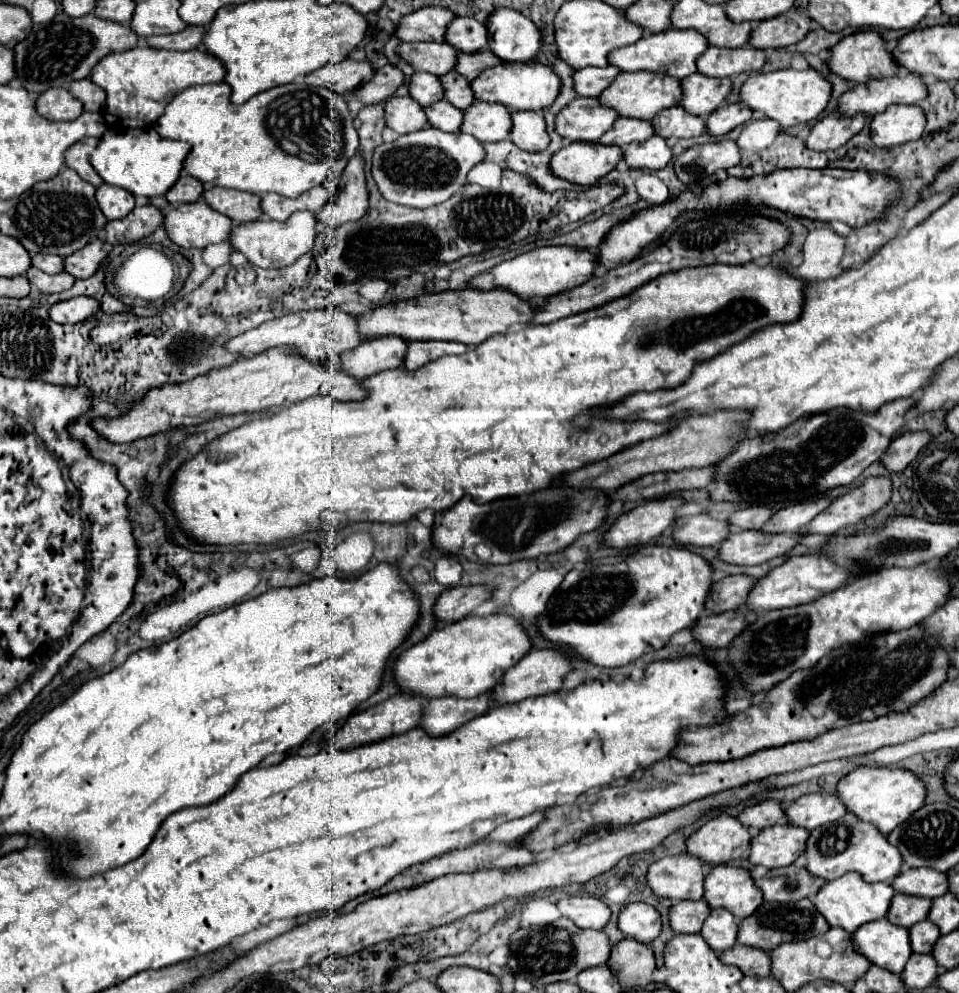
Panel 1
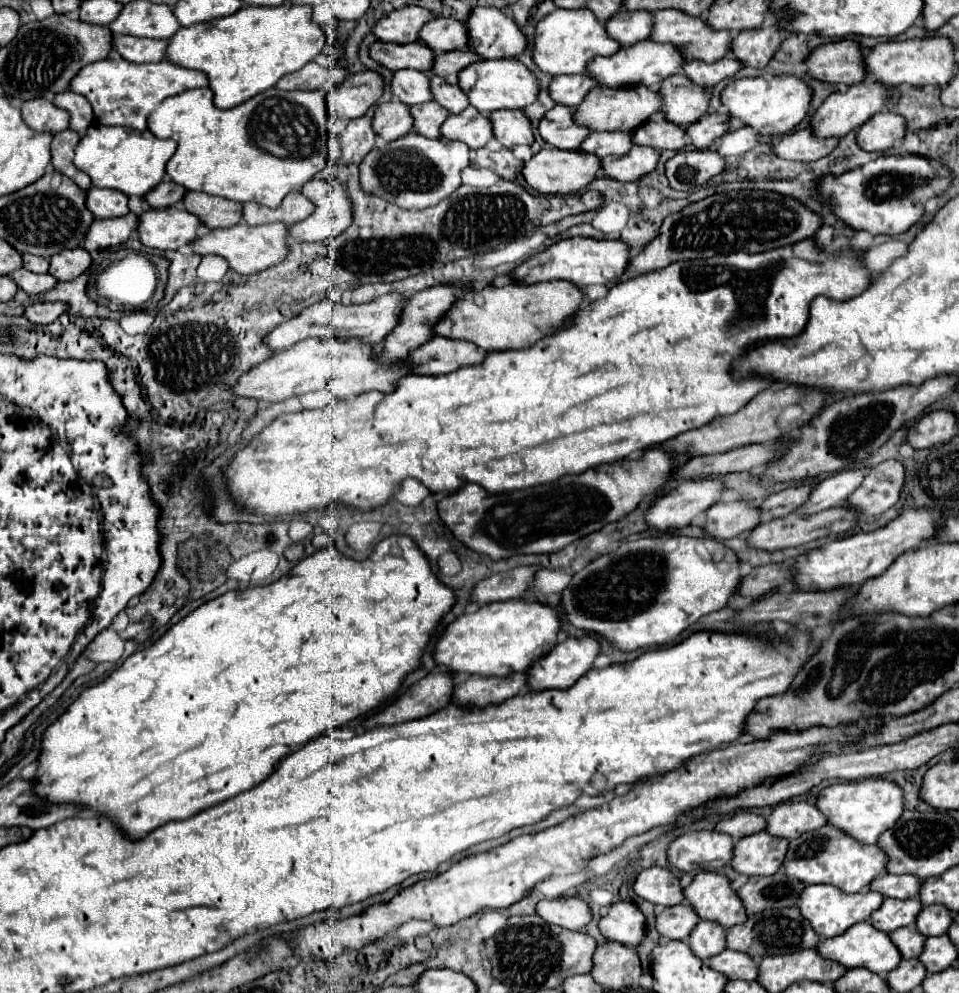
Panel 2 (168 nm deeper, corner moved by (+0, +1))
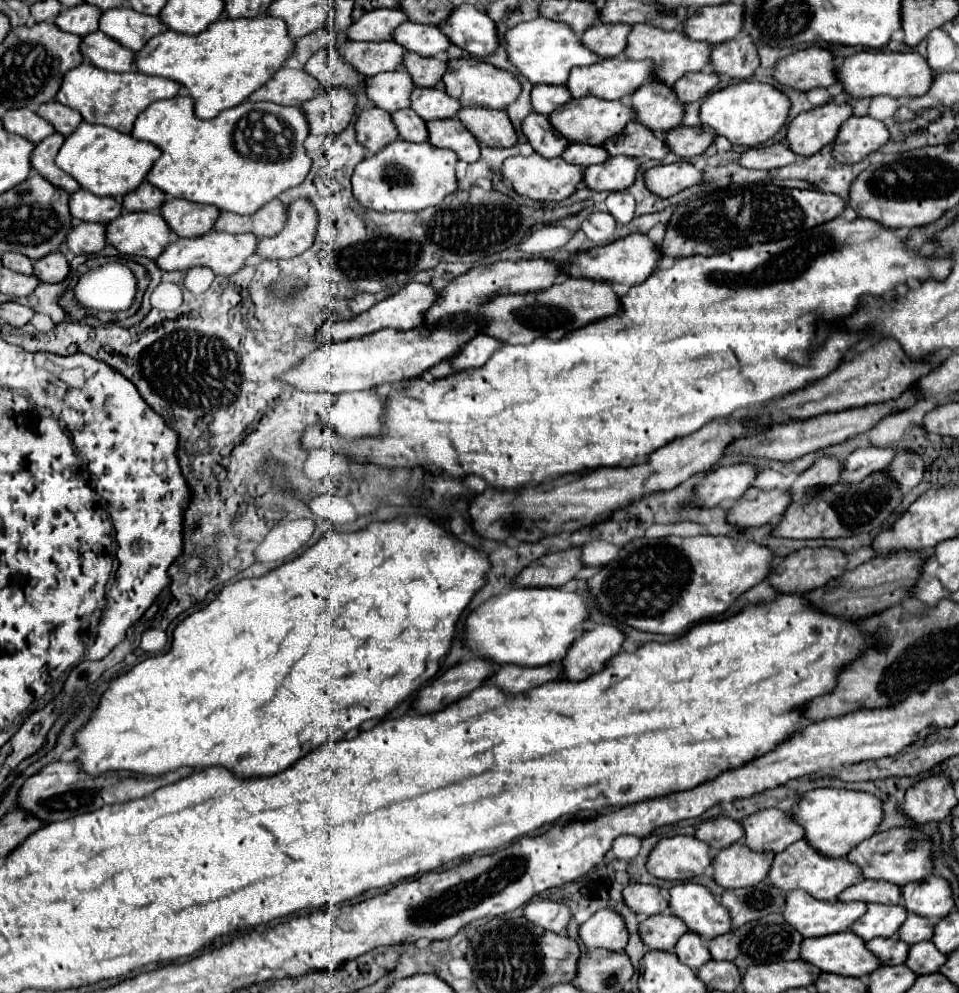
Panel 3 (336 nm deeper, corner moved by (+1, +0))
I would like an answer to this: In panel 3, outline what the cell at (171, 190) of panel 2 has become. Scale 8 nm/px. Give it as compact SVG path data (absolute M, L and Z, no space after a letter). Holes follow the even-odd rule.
M149 181L141 183L139 189L123 197L123 209L127 211L153 211L159 209L161 203L165 203L165 193L161 193L161 189L153 187Z

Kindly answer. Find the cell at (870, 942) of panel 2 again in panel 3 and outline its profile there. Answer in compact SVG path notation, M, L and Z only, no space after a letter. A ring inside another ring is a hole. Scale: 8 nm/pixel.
M853 931L835 933L829 937L811 937L801 945L801 959L825 969L865 969L865 971L831 971L849 977L867 977L883 963L865 947L865 941Z

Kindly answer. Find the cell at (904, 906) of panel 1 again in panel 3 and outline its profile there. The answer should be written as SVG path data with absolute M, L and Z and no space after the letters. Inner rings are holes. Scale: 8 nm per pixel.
M869 903L867 913L857 919L851 927L859 937L865 941L875 937L893 937L897 933L897 927L907 919L907 911L901 905L881 905L881 903Z

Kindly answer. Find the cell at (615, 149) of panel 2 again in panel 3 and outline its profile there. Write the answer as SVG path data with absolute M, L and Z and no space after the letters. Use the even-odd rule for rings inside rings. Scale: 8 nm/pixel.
M573 143L565 149L565 153L561 155L567 163L579 165L579 167L589 167L589 165L597 165L597 163L605 163L605 159L609 155L605 155L605 151L601 151L601 145L583 145L583 143Z

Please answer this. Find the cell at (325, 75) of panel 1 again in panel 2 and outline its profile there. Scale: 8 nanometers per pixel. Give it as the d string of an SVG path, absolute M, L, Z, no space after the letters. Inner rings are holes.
M308 62L298 72L292 72L280 78L276 88L280 90L320 90L326 82L334 82L334 86L342 84L346 76L350 76L346 66L332 64L330 68L322 68L316 62Z

